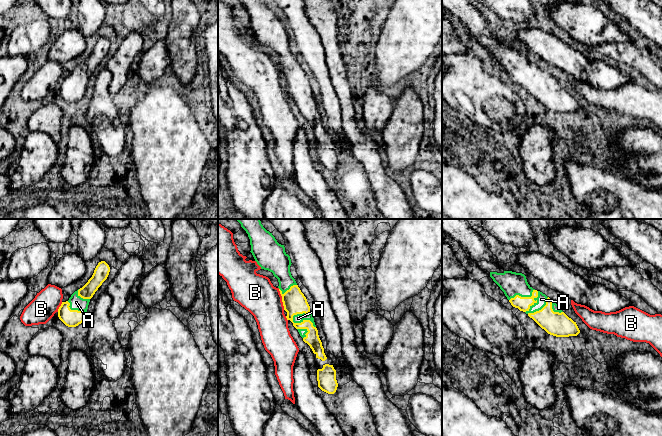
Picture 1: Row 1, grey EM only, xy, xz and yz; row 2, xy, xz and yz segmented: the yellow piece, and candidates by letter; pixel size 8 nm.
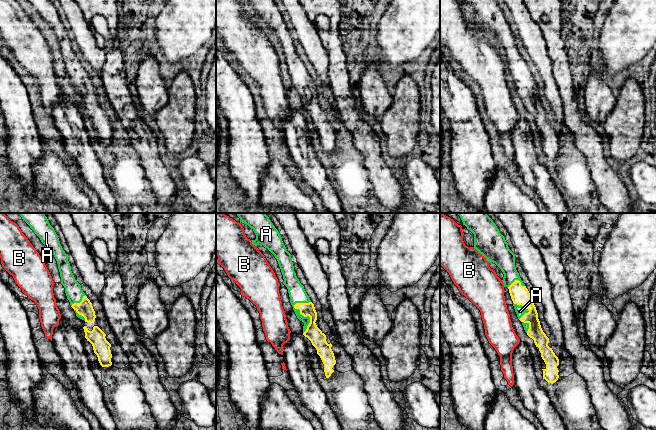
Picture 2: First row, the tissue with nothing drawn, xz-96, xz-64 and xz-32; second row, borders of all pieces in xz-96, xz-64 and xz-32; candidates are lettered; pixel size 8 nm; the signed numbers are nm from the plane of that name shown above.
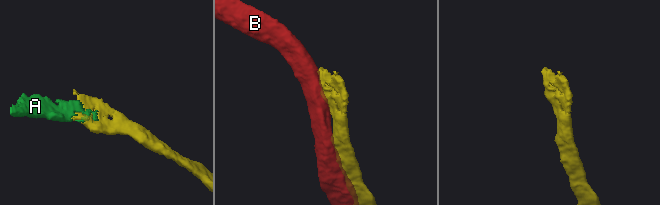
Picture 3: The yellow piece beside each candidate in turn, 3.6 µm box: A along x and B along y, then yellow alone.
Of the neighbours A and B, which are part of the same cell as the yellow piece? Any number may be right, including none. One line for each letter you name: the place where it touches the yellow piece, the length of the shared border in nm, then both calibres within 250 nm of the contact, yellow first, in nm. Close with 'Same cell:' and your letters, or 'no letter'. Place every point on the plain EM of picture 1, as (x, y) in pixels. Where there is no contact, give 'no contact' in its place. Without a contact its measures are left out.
A: yz (539, 86) | 220 nm | 110/80 nm
Same cell: A

